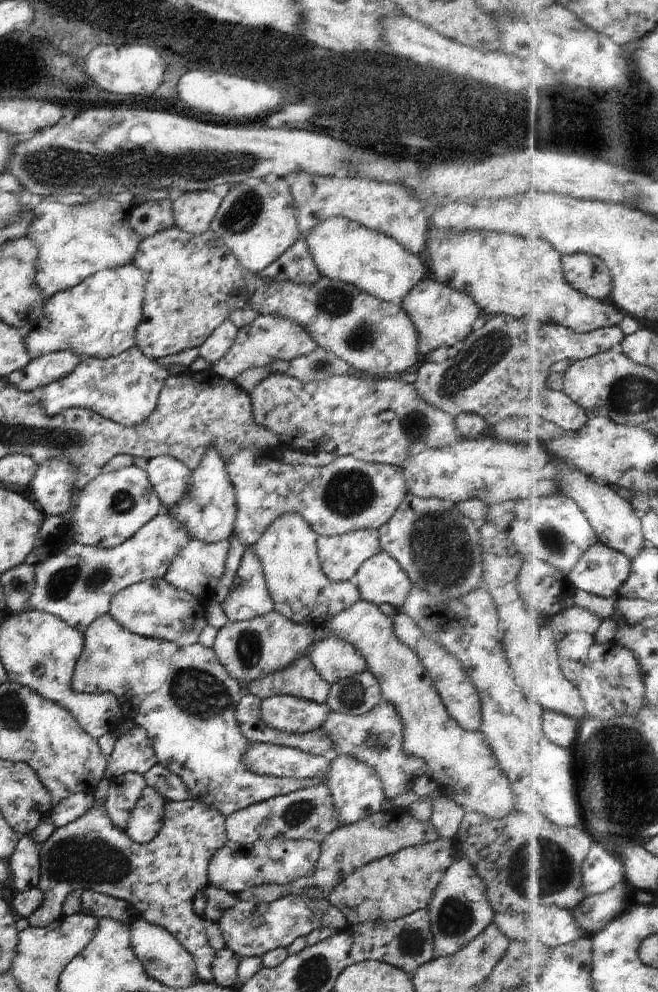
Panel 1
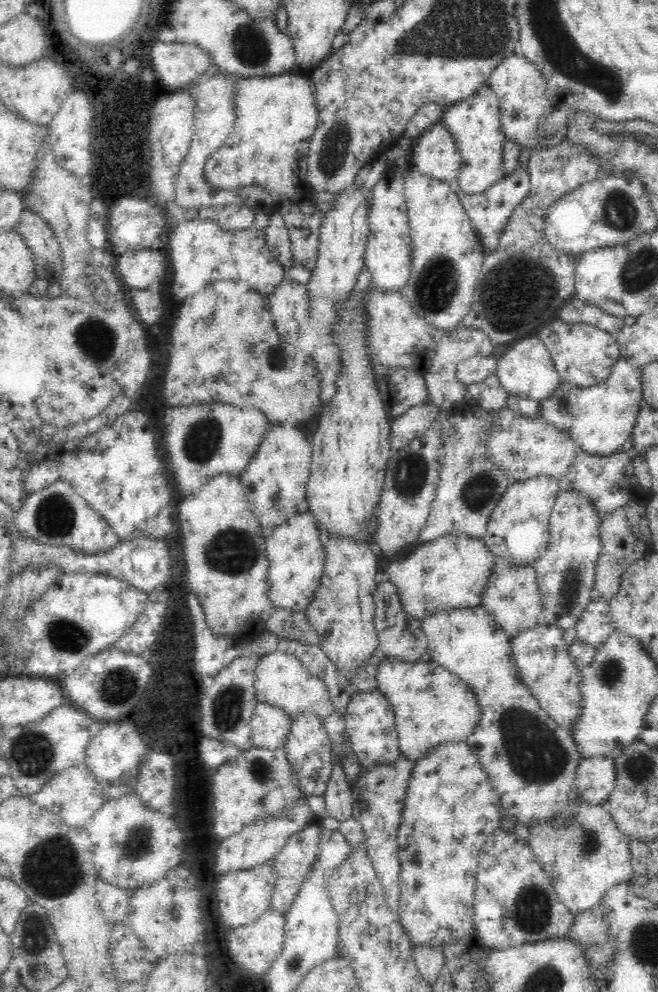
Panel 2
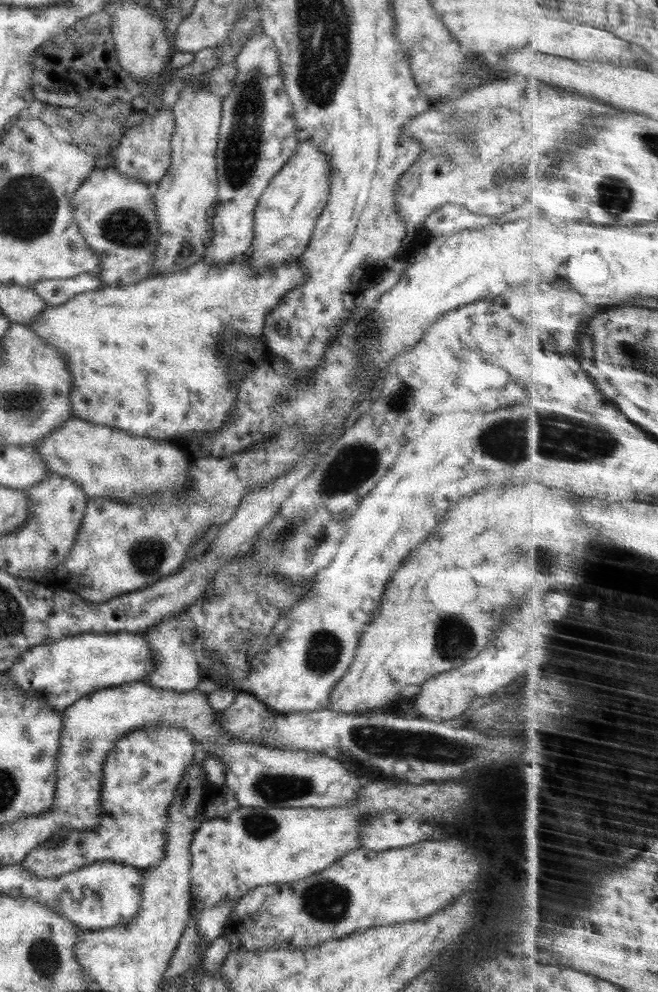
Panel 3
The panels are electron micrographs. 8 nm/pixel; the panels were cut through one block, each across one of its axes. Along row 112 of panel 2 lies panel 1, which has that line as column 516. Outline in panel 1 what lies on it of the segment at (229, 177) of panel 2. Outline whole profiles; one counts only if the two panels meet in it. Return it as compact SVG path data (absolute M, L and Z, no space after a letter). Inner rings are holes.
M461 232L445 234L437 242L430 242L426 248L430 254L429 273L435 275L433 279L457 289L457 292L465 293L485 314L501 312L522 321L555 323L578 333L617 327L626 317L611 300L597 300L569 284L568 278L565 278L563 254L543 238L531 240L497 232Z

